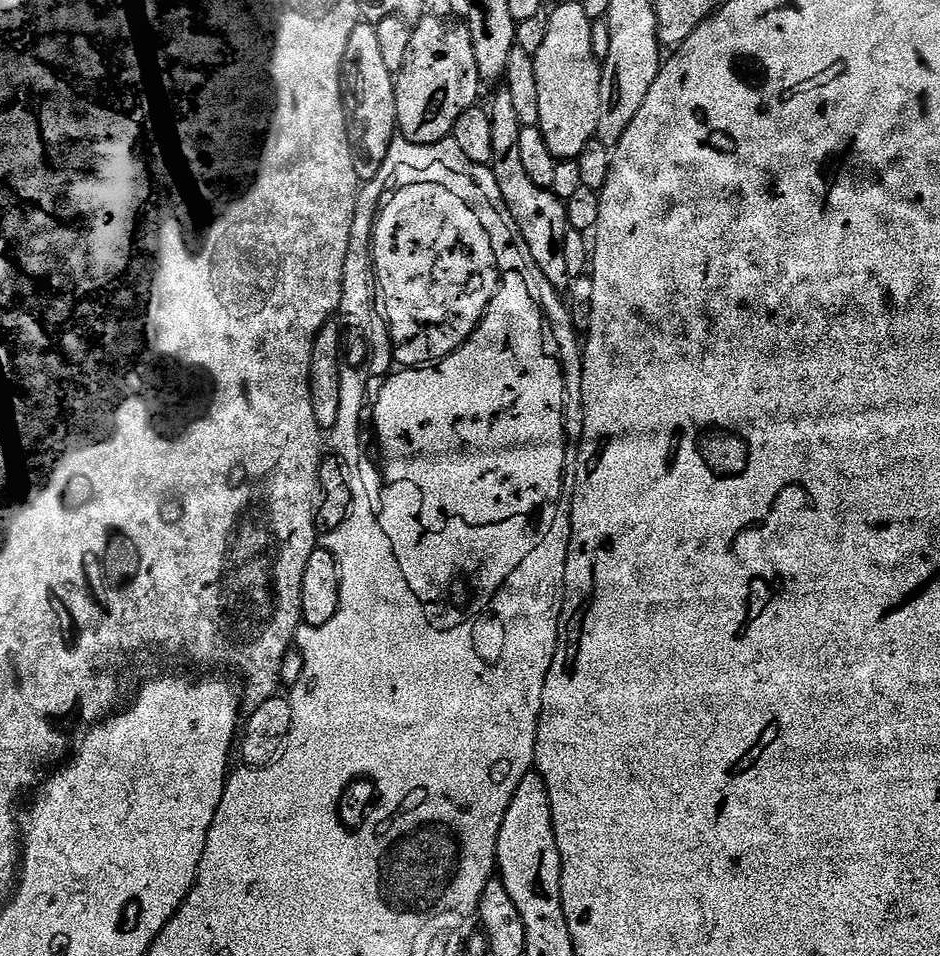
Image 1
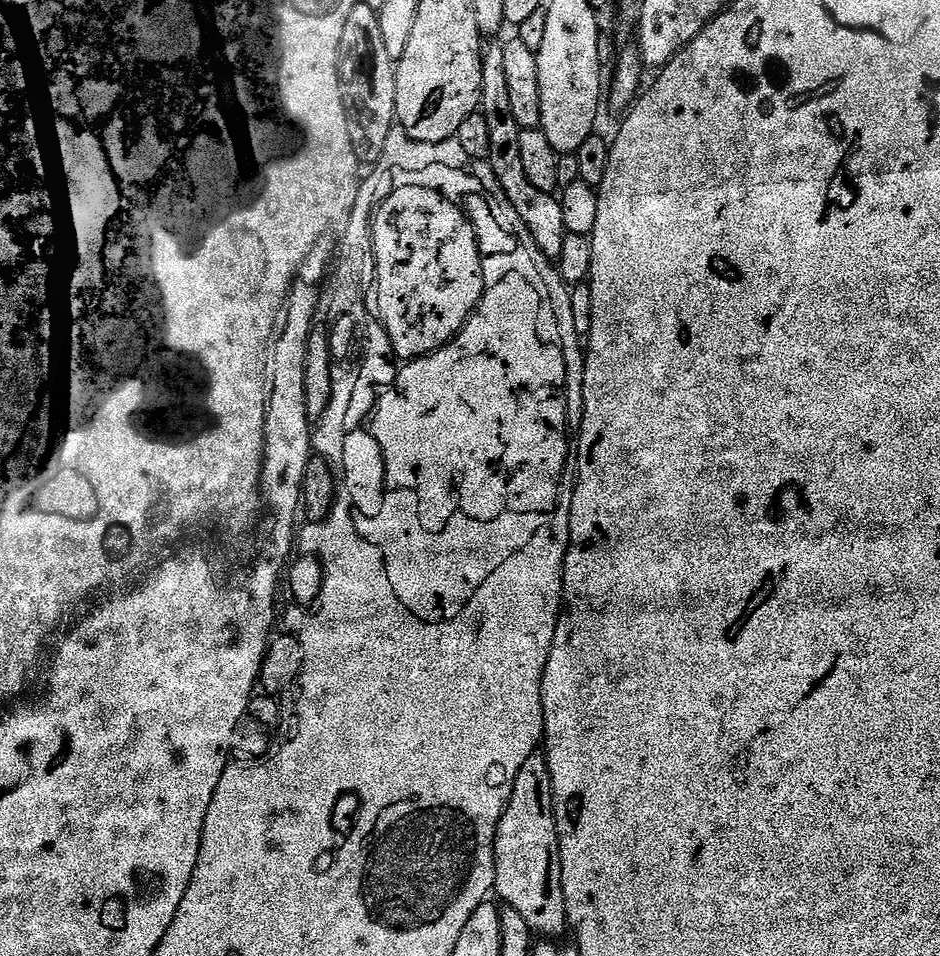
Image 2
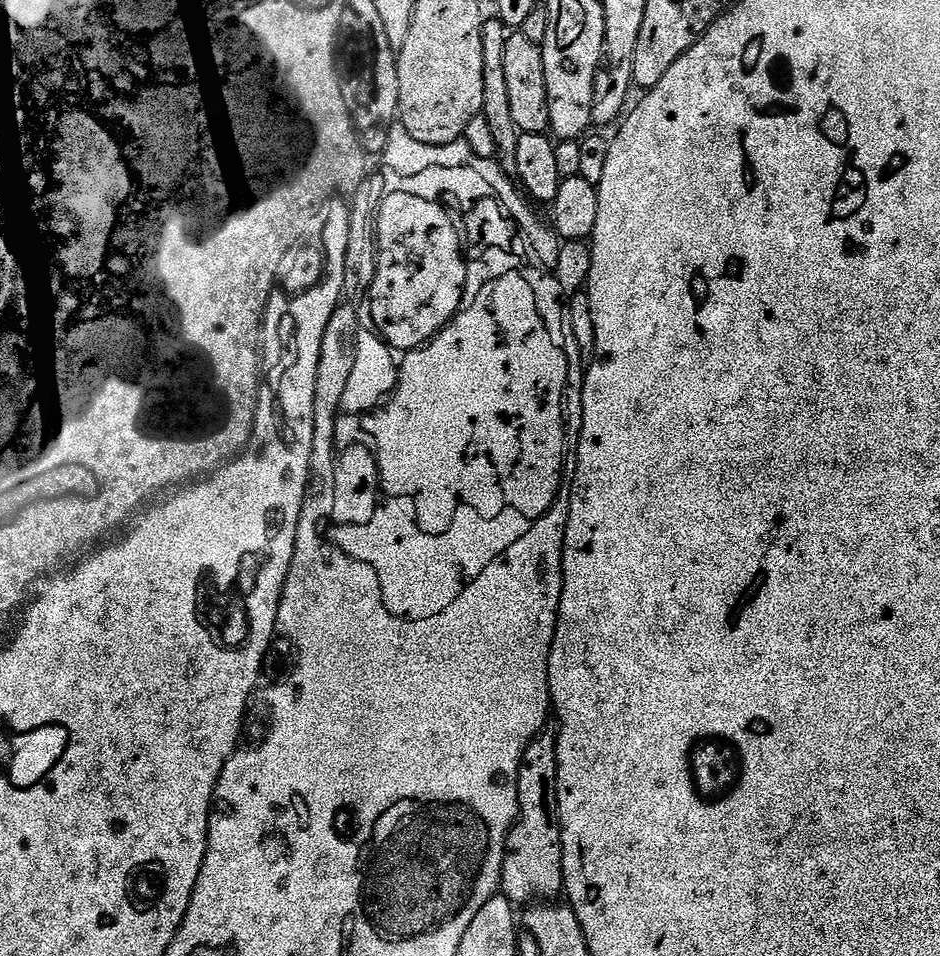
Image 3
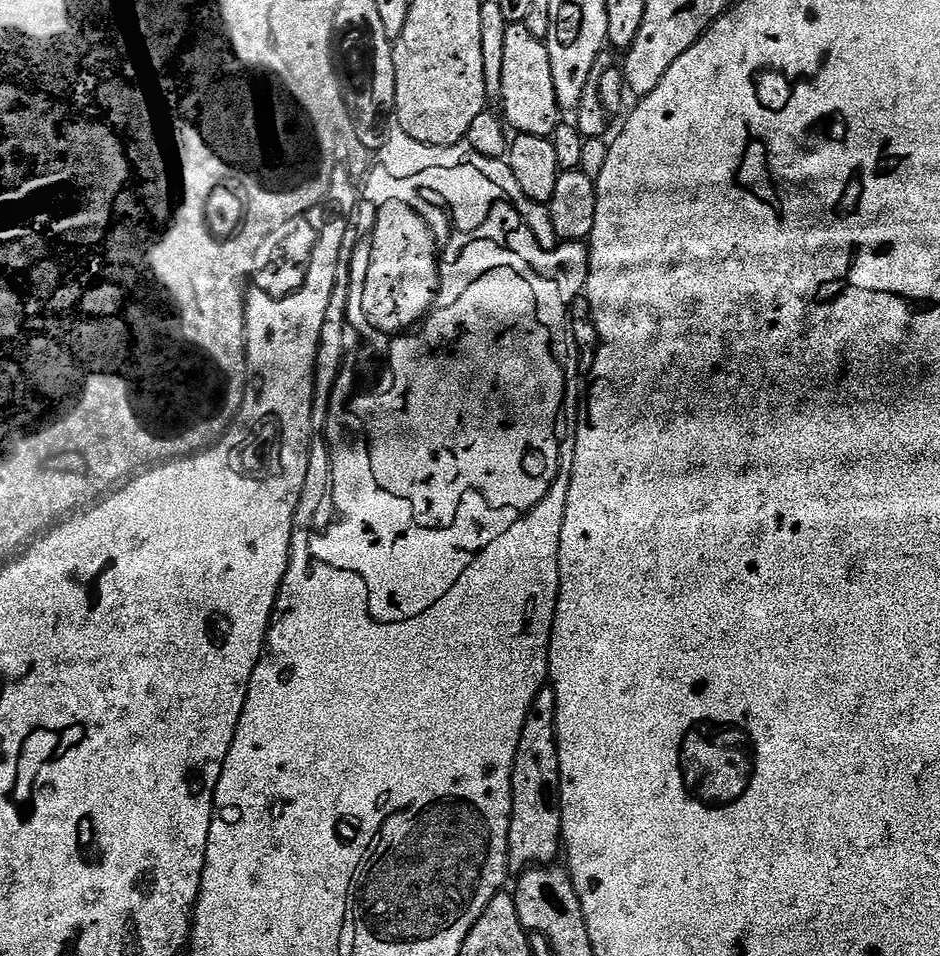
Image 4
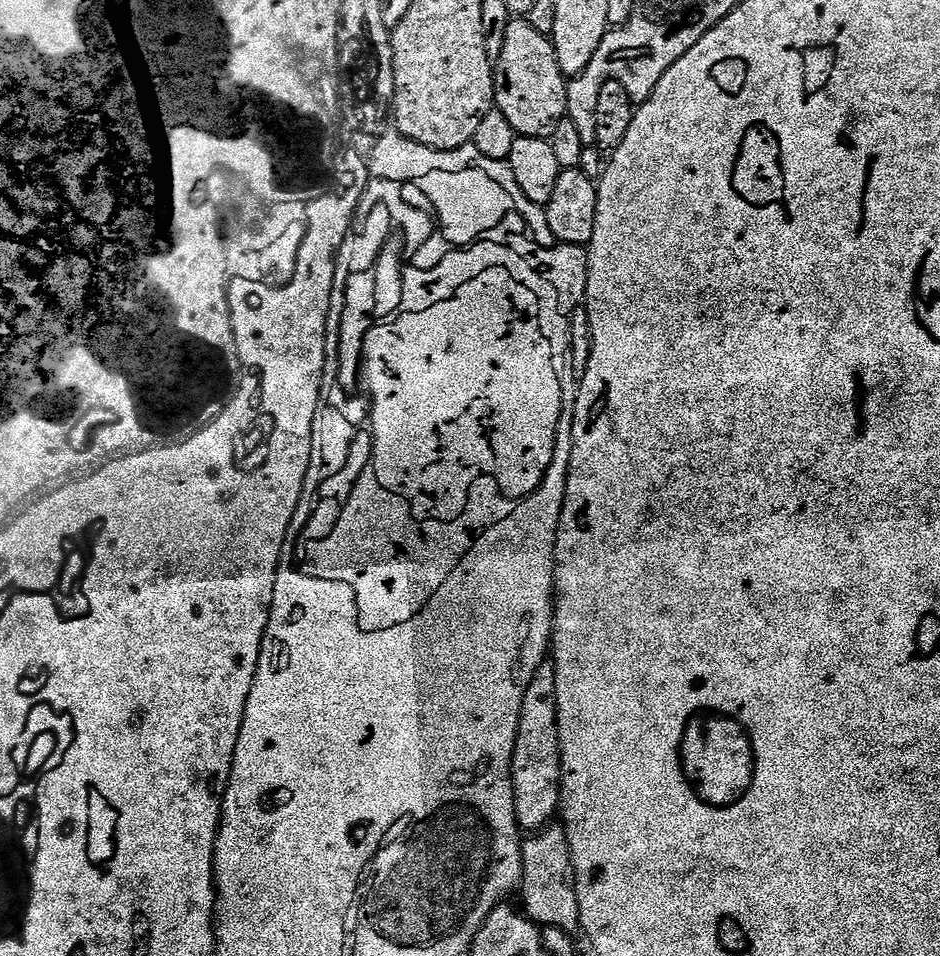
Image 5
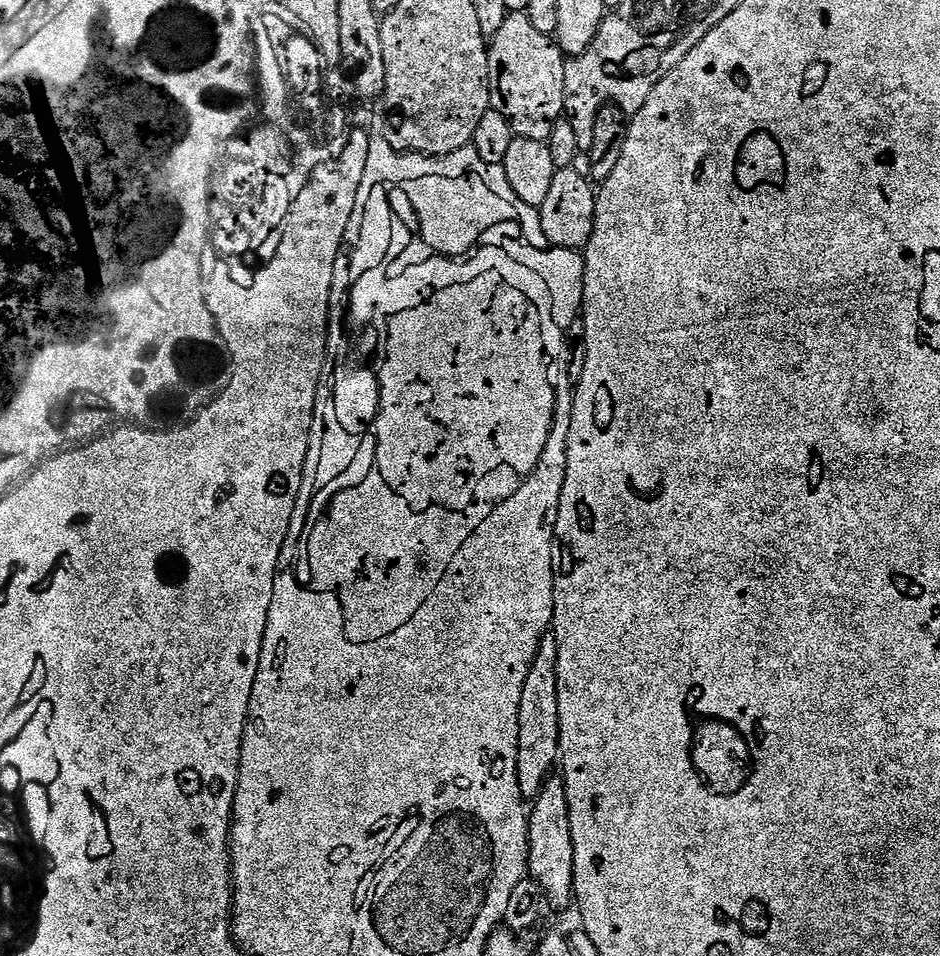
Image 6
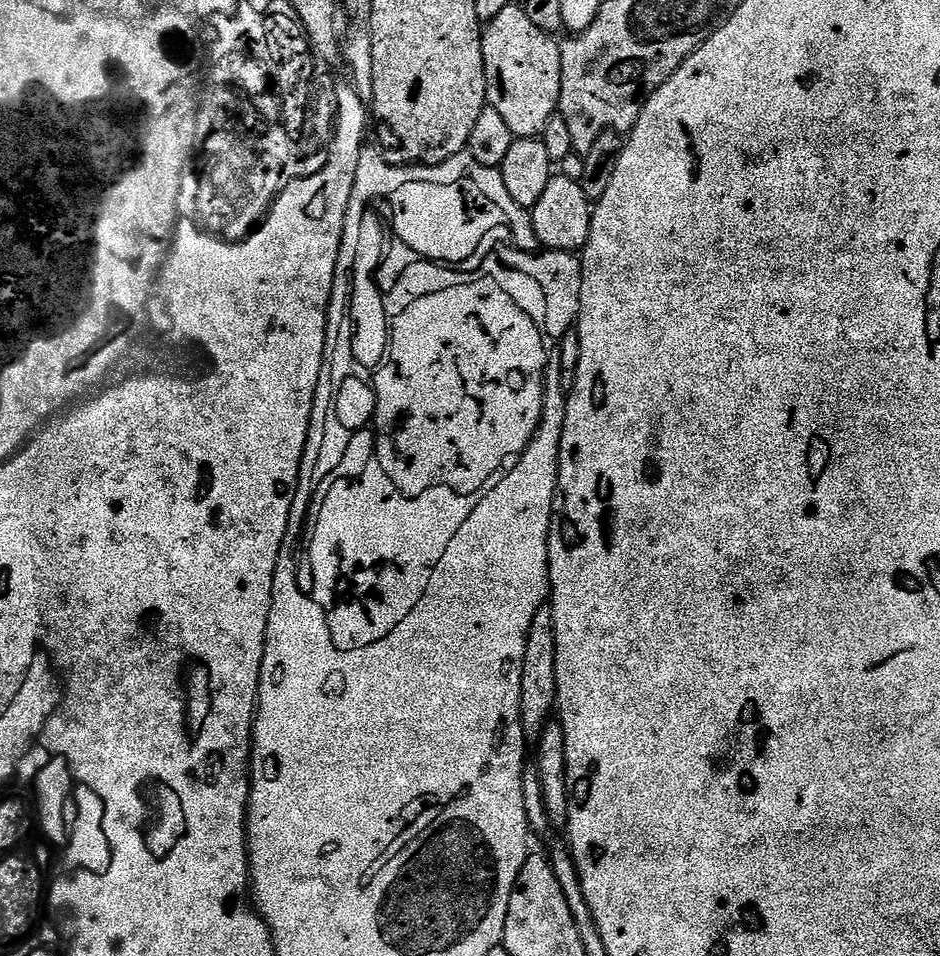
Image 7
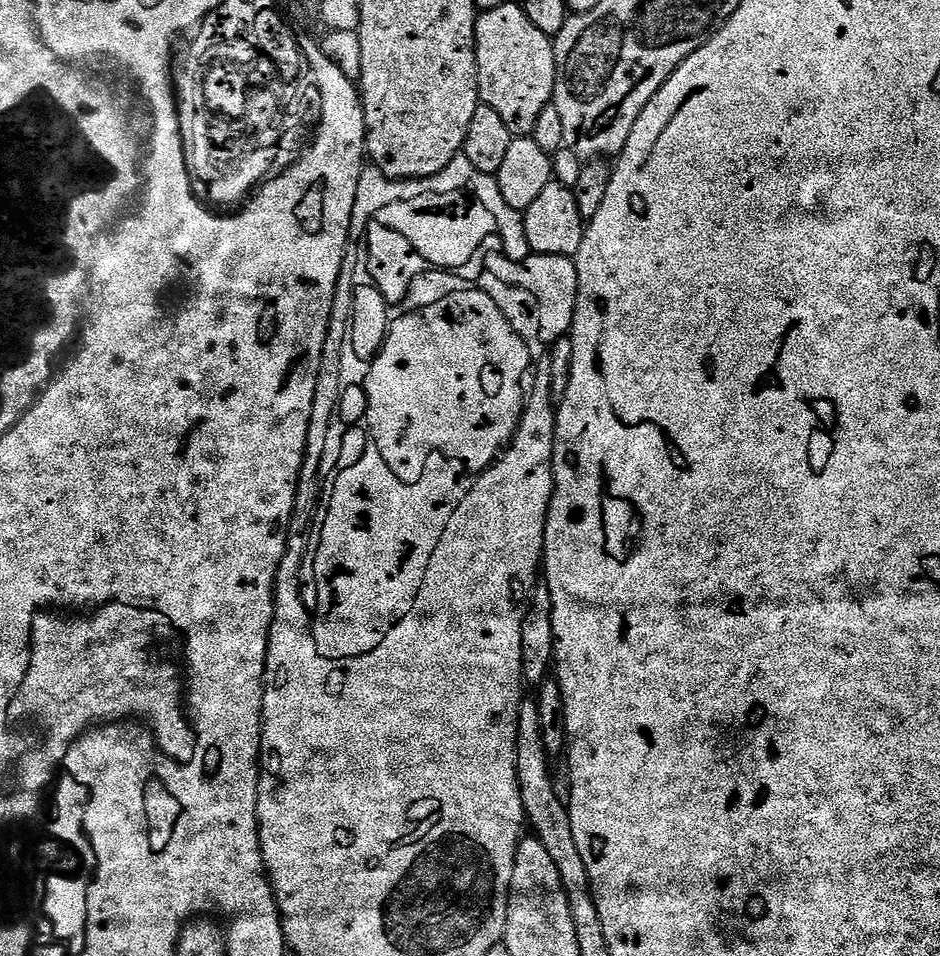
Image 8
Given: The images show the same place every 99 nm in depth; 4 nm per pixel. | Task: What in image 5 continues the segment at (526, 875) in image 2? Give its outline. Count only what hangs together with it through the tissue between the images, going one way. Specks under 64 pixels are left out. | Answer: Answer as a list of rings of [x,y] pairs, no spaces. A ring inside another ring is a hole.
[[[545,658],[542,666],[530,678],[526,694],[522,698],[522,710],[518,722],[518,738],[514,742],[512,755],[512,789],[514,790],[514,810],[516,820],[524,830],[547,828],[557,819],[560,811],[560,731],[558,730],[558,678],[551,659]]]

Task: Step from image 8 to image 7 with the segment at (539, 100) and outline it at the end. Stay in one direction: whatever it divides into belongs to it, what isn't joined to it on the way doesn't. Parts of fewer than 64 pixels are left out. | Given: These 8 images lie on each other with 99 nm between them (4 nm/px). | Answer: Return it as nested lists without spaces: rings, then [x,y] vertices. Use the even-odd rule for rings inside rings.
[[[509,2],[502,10],[502,14],[498,14],[498,18],[487,21],[482,28],[482,54],[484,55],[484,69],[486,70],[486,82],[488,83],[488,104],[498,110],[498,114],[502,114],[502,118],[506,121],[506,126],[510,126],[513,137],[516,138],[536,138],[541,135],[546,126],[546,122],[550,122],[552,116],[557,115],[560,106],[560,91],[562,90],[562,58],[560,57],[561,41],[557,39],[551,32],[543,32],[538,30],[538,26],[534,26],[534,22],[530,22],[530,18],[526,18],[526,10],[516,2]]]

